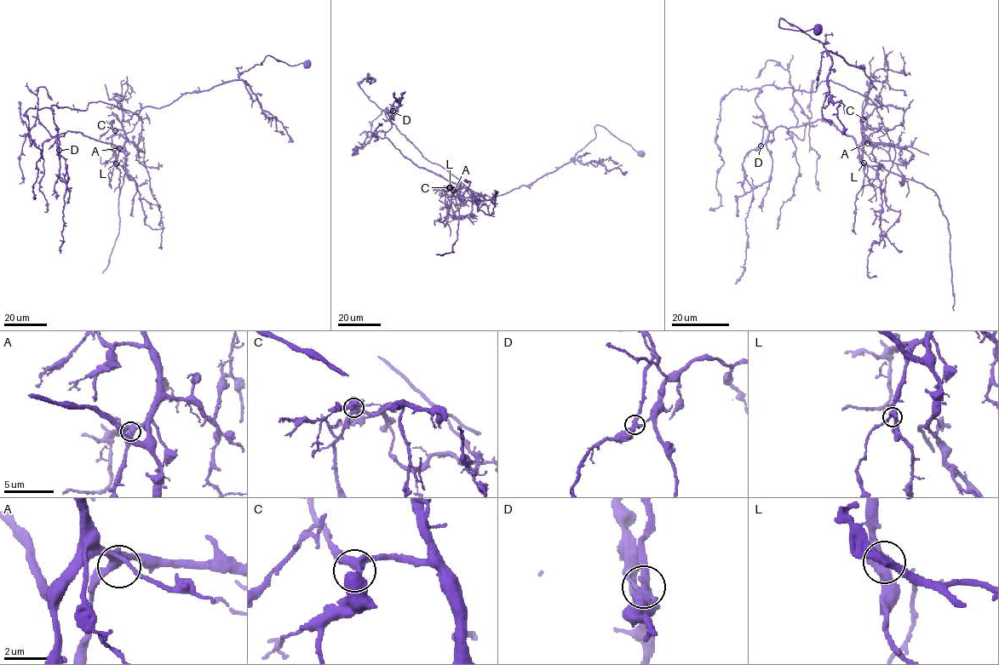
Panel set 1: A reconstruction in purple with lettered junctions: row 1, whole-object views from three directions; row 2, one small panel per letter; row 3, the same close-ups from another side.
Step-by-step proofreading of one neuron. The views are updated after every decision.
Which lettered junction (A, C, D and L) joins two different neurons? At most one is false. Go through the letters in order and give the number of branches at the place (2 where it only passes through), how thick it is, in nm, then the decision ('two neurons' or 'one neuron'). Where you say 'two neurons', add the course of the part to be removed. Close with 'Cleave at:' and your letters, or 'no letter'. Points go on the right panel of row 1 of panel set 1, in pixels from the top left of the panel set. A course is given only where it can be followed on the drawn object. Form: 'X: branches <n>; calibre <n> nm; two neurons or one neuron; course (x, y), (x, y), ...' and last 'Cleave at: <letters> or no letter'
A: branches 3; calibre 400 nm; one neuron
C: branches 3; calibre 400 nm; one neuron
D: branches 3; calibre 400 nm; two neurons; course (760, 145), (754, 98), (764, 85), (876, 88), (860, 66), (778, 20), (819, 30)
L: branches 3; calibre 400 nm; one neuron
Cleave at: D

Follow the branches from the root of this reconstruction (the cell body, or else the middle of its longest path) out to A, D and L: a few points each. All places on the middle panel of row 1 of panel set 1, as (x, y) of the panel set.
A: (640, 153), (597, 124), (571, 161), (529, 185), (494, 197), (470, 189), (474, 201), (467, 188), (453, 190)
D: (640, 153), (597, 124), (595, 137), (571, 161), (489, 197), (424, 157), (387, 118), (387, 107), (393, 111)
L: (640, 153), (597, 124), (571, 161), (529, 185), (494, 197), (470, 189), (474, 201), (450, 187)

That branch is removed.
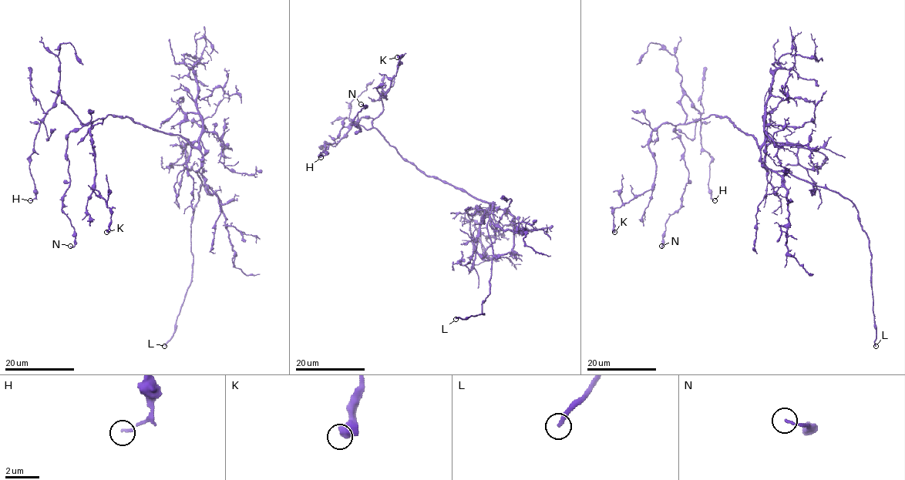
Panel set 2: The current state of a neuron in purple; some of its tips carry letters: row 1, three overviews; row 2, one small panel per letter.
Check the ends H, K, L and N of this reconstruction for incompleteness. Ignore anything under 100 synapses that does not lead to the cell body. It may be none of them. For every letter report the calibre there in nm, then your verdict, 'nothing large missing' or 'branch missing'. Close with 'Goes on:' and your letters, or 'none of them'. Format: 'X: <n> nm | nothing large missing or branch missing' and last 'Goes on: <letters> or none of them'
H: 120 nm | nothing large missing
K: 500 nm | nothing large missing
L: 200 nm | branch missing
N: 120 nm | nothing large missing
Goes on: L

